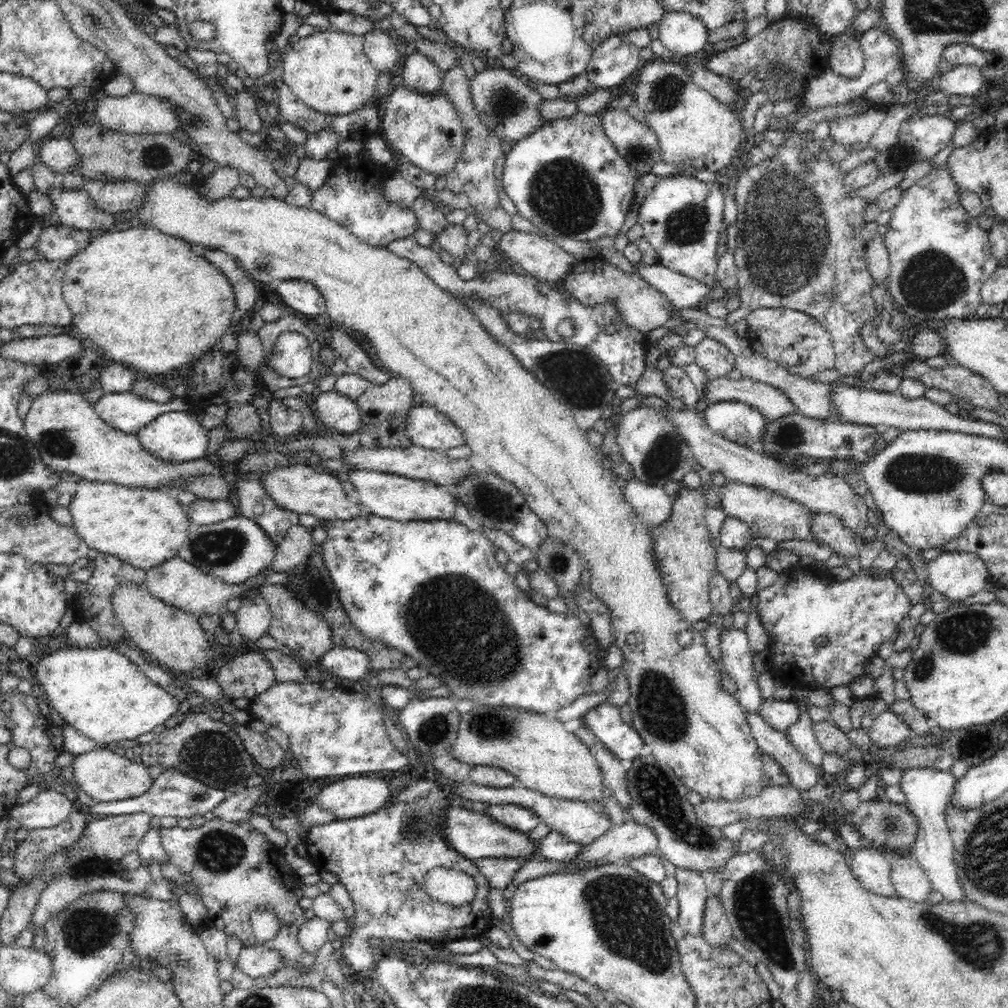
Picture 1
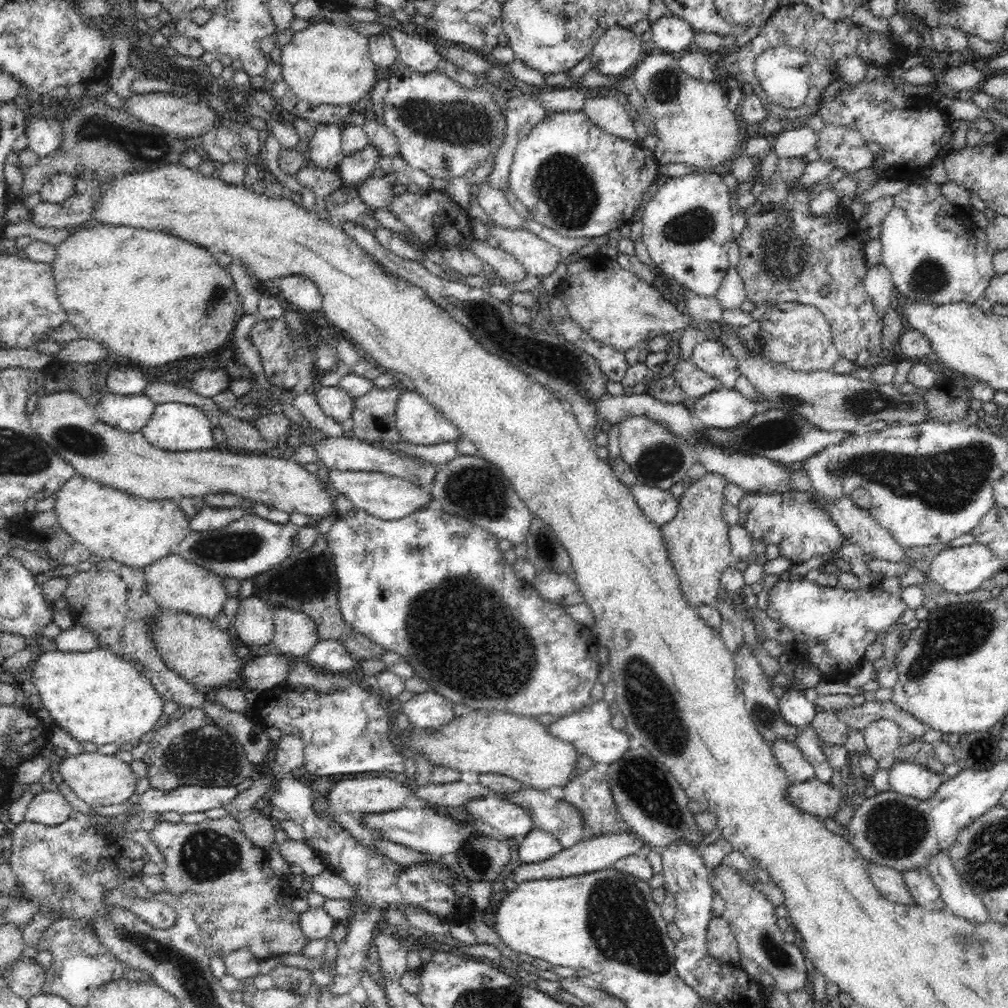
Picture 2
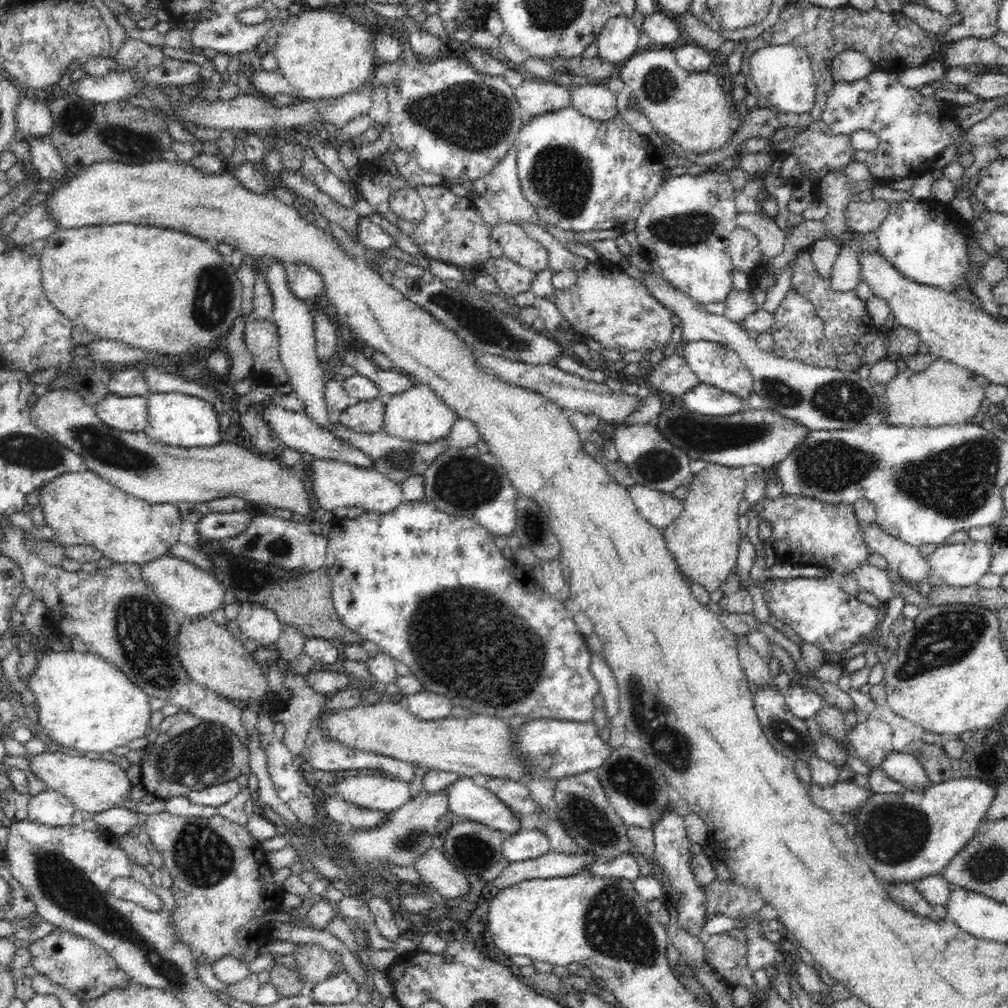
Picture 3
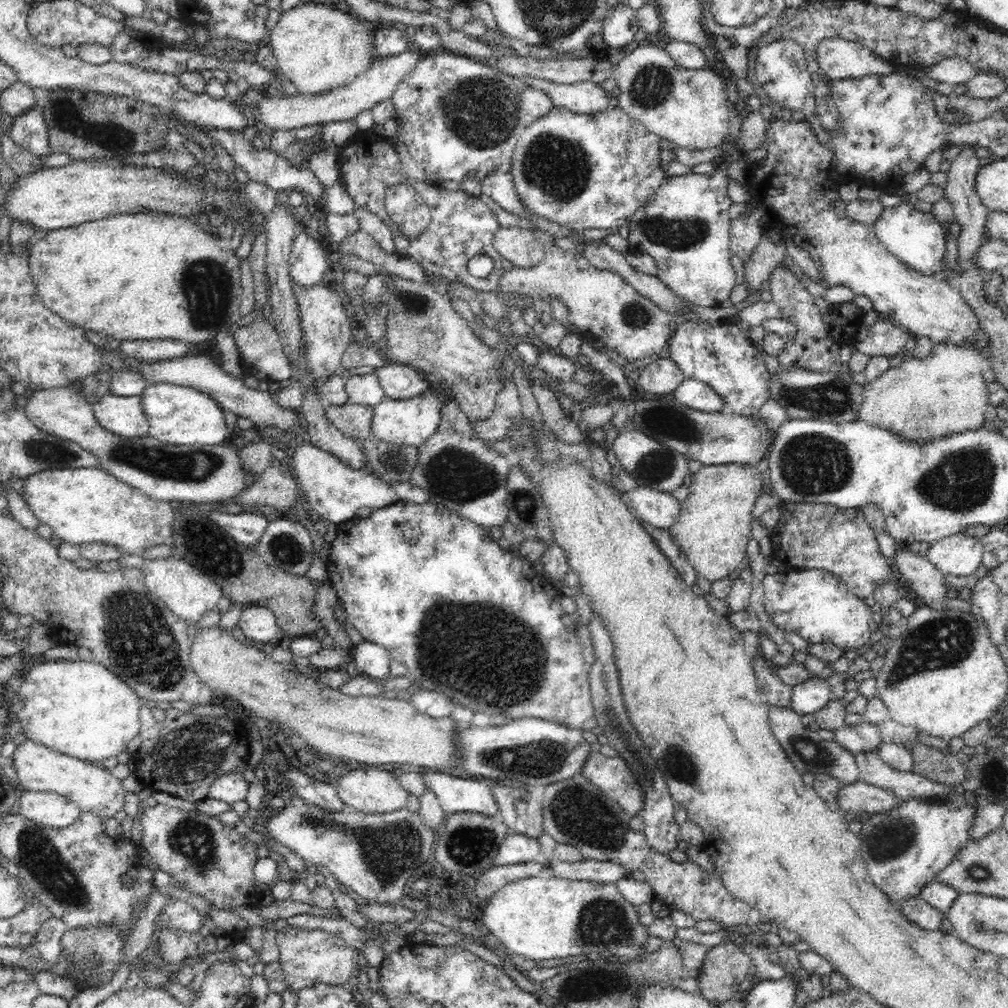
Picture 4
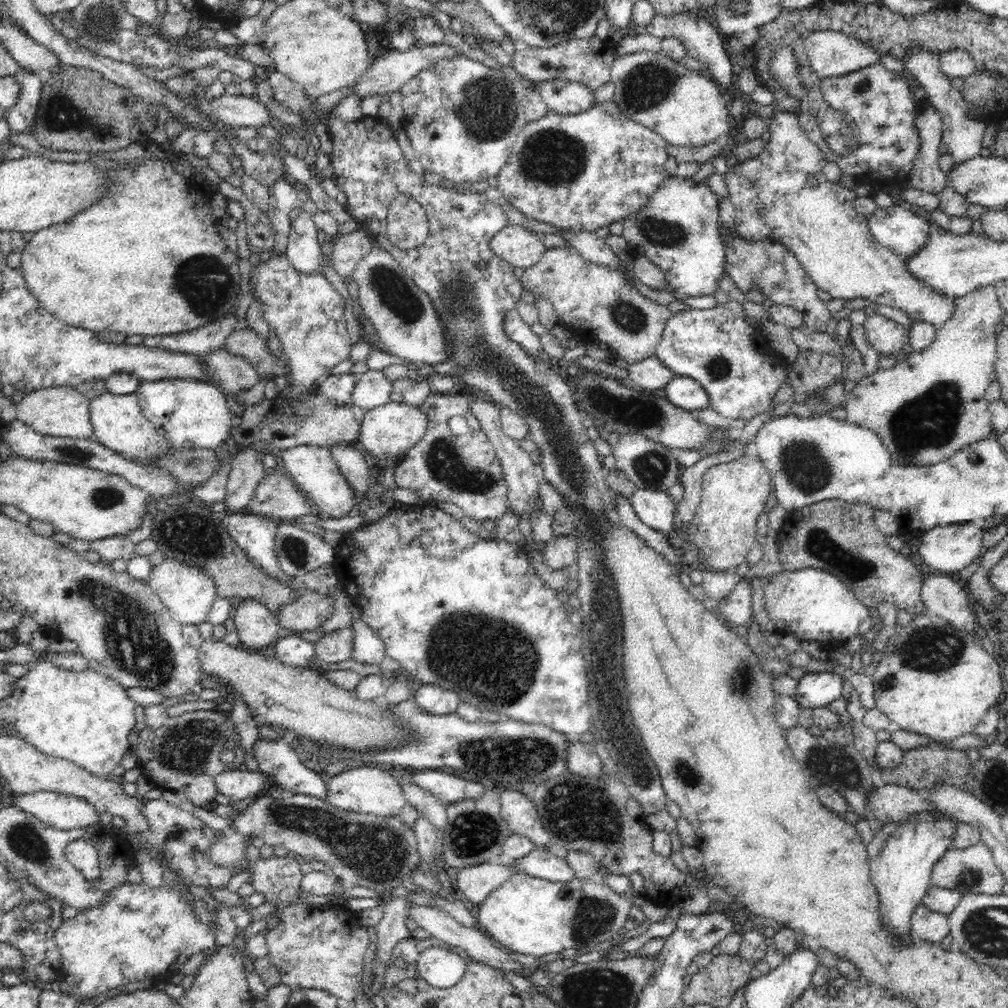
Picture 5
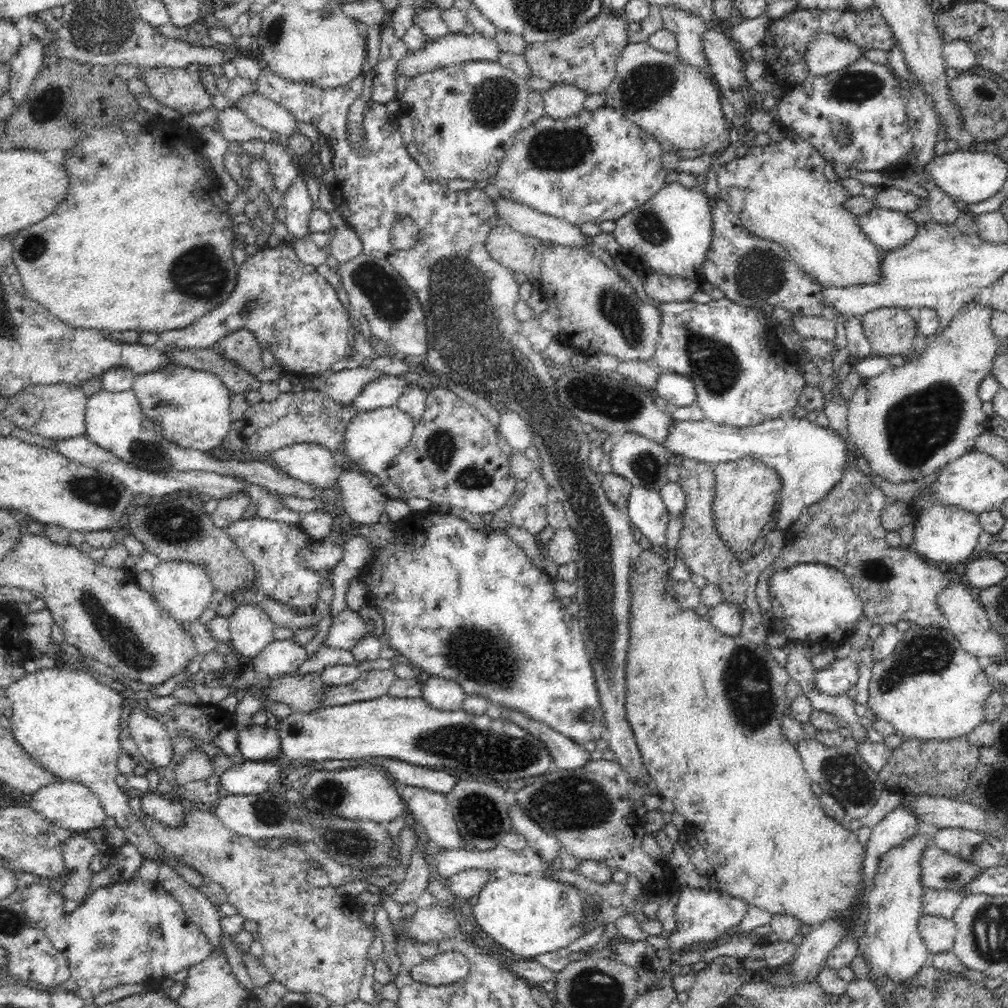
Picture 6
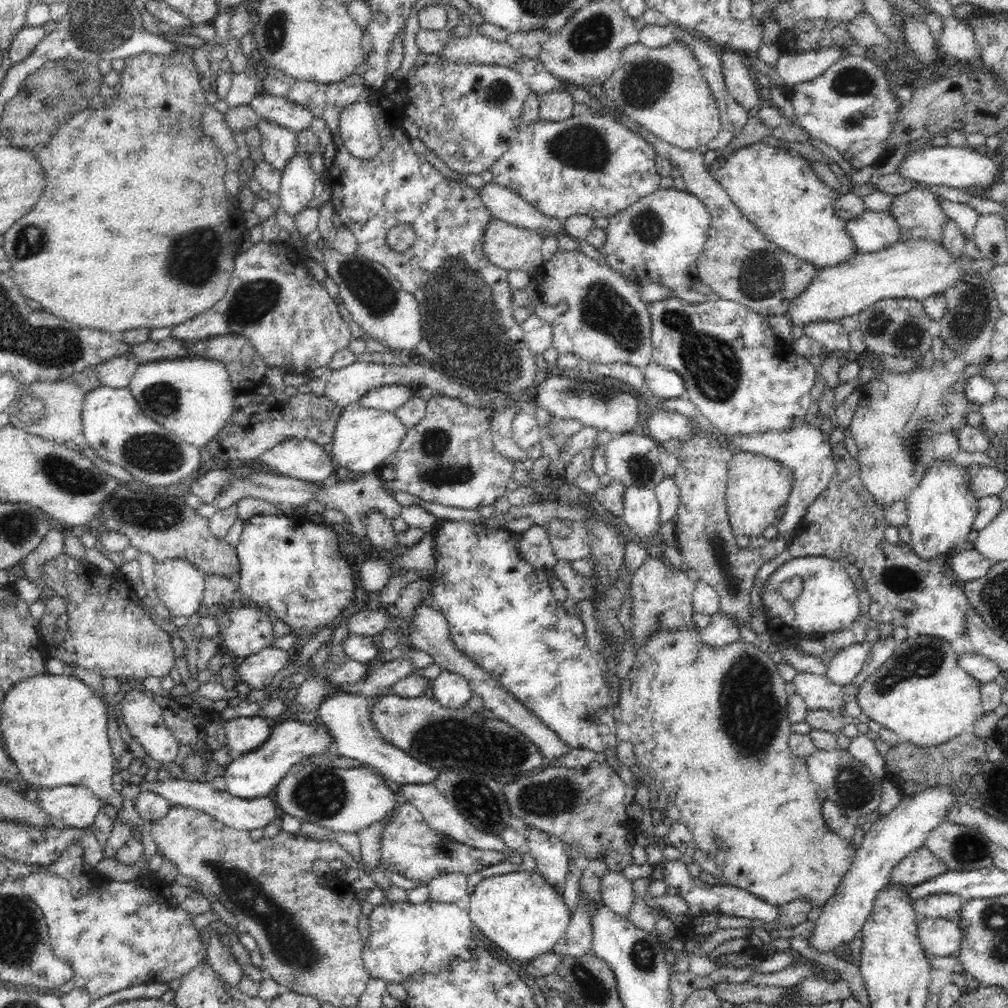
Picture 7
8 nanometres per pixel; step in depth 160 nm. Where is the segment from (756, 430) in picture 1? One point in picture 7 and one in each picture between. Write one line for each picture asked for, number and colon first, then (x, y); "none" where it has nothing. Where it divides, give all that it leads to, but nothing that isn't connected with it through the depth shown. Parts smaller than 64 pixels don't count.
2: (726, 408)
3: (704, 399)
4: (694, 394)
5: (685, 392)
6: (677, 390)
7: (662, 383)

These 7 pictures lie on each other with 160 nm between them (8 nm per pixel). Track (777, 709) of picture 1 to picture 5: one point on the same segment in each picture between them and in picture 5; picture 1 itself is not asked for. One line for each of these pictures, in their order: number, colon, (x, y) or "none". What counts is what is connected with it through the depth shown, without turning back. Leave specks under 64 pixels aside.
2: (796, 709)
3: (804, 702)
4: (813, 694)
5: (815, 690)

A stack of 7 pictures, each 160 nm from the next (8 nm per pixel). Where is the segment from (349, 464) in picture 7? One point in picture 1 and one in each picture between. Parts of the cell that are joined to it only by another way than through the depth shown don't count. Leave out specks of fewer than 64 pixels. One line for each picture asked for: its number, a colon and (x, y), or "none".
1: (426, 427)
2: (418, 422)
3: (418, 415)
4: (411, 421)
5: (391, 429)
6: (373, 438)

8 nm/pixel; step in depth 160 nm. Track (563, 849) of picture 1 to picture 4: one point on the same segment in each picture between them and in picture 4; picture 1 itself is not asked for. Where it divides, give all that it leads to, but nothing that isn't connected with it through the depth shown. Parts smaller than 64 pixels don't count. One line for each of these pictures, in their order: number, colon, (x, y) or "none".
2: (537, 846)
3: (525, 844)
4: (518, 848)

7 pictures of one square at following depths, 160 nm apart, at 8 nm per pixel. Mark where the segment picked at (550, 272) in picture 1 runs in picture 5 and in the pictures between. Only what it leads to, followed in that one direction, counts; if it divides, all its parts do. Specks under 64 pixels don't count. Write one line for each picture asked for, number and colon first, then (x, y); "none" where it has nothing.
2: (539, 258)
3: (526, 252)
4: (520, 246)
5: (516, 245)

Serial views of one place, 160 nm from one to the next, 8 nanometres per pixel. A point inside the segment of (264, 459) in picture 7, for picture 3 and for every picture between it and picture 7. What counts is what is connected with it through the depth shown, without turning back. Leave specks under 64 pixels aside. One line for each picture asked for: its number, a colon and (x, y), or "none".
3: (335, 484)
4: (333, 491)
5: (313, 469)
6: (311, 463)

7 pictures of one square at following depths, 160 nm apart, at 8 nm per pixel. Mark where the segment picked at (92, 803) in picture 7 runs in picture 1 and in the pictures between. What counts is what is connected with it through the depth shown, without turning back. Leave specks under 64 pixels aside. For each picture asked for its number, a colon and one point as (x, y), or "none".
1: (50, 807)
2: (49, 808)
3: (51, 808)
4: (53, 810)
5: (64, 812)
6: (72, 806)

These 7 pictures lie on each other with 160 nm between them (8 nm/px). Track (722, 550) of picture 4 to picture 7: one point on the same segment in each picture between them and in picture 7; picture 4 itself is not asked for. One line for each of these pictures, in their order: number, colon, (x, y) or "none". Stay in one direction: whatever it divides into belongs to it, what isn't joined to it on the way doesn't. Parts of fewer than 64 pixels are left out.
5: (734, 494)
6: (747, 492)
7: (758, 487)

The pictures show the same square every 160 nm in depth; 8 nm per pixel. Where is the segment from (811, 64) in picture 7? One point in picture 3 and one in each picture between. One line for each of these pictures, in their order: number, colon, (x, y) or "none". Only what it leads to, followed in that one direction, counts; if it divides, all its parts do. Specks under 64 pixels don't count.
3: (851, 65)
4: (838, 58)
5: (830, 53)
6: (826, 53)

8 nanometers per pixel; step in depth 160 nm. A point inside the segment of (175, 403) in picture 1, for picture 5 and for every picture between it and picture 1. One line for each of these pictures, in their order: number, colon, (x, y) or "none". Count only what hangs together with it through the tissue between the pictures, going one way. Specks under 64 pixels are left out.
2: (130, 413)
3: (129, 414)
4: (124, 416)
5: (118, 421)

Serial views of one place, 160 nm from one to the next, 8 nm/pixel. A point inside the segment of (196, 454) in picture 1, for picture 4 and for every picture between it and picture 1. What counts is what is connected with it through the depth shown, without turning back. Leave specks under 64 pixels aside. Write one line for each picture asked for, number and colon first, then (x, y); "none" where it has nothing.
2: (176, 427)
3: (179, 420)
4: (178, 415)

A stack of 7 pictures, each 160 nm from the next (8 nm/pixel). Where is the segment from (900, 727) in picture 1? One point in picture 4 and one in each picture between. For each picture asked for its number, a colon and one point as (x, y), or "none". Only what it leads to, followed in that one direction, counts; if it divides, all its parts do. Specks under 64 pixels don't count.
2: (882, 737)
3: (871, 738)
4: (861, 737)

